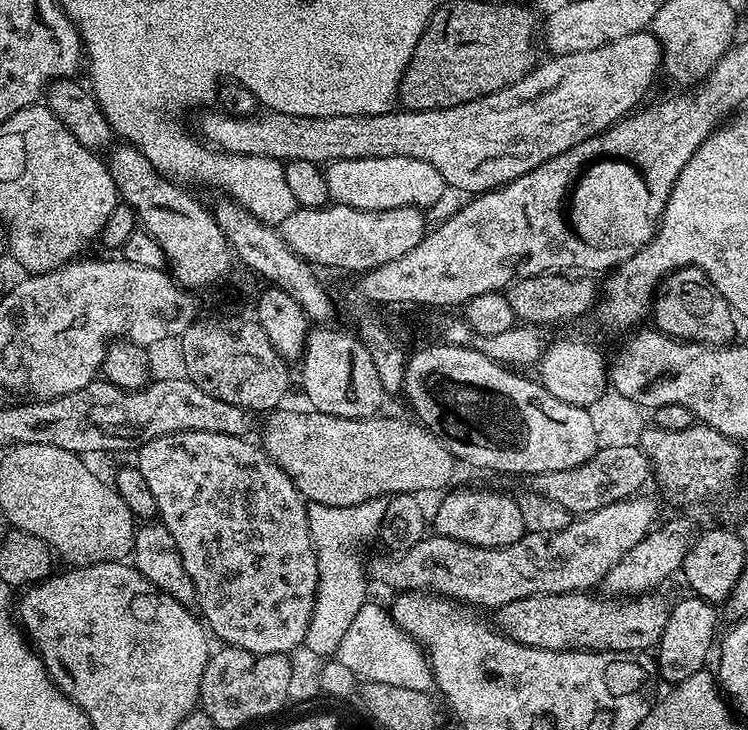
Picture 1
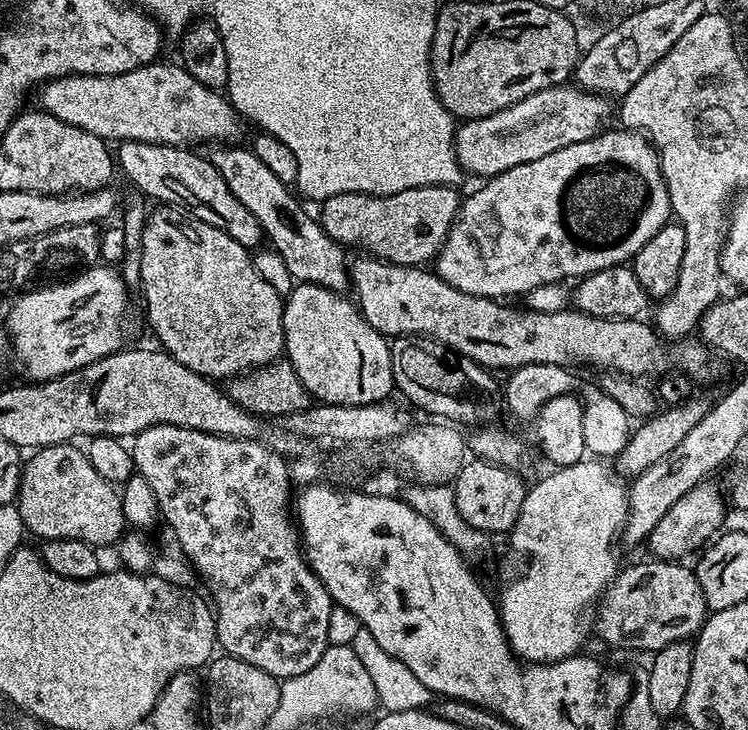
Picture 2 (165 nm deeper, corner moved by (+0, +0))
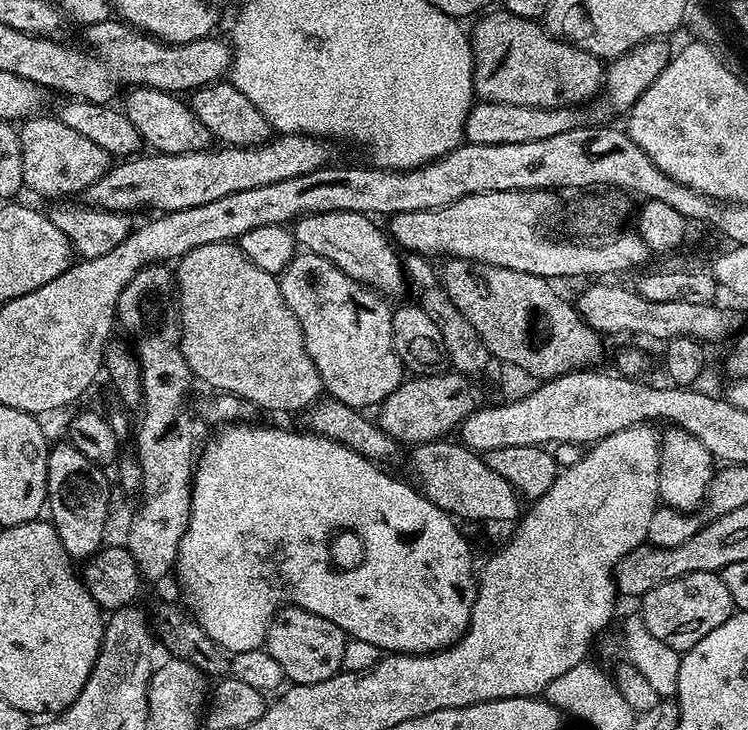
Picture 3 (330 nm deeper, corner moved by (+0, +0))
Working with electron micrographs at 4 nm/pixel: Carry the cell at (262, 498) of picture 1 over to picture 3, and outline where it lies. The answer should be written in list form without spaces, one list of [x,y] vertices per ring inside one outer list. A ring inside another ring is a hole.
[[[281,607],[268,627],[268,656],[284,671],[285,678],[292,684],[317,684],[336,676],[344,667],[346,646],[344,631],[334,626],[330,618],[310,614],[301,608]]]

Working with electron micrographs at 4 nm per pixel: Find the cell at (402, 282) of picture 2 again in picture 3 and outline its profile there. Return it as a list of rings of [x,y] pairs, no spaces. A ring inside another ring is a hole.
[[[322,212],[302,216],[295,221],[294,235],[301,249],[326,257],[334,262],[334,266],[338,266],[338,270],[342,270],[342,274],[368,288],[375,288],[385,297],[393,298],[403,290],[404,284],[406,288],[406,273],[402,267],[401,255],[396,254],[397,249],[389,233],[376,224],[379,223],[373,217],[362,212]]]

